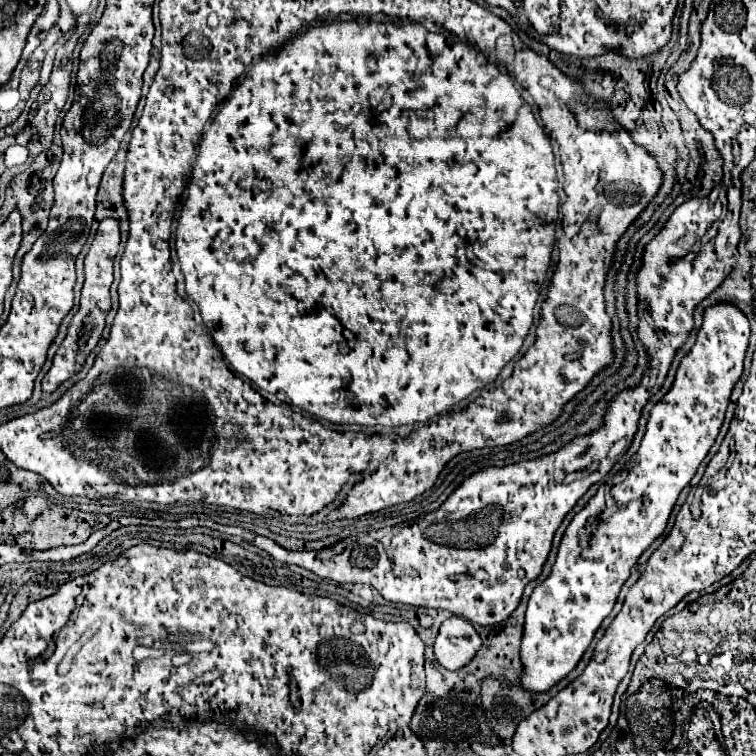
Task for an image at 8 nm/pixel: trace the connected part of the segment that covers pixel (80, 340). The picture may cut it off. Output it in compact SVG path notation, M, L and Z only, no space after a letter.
M105 218L99 222L99 230L95 234L95 240L91 242L91 248L85 256L85 284L81 290L81 306L79 312L73 316L71 324L69 324L69 332L65 336L65 340L61 342L53 364L49 368L49 372L45 374L45 378L41 380L43 392L55 392L59 388L59 384L63 384L67 378L75 376L81 366L85 364L85 358L91 354L91 350L97 346L97 342L101 340L101 332L105 328L105 318L107 312L111 310L111 294L109 288L113 284L113 258L119 250L119 222L115 218Z

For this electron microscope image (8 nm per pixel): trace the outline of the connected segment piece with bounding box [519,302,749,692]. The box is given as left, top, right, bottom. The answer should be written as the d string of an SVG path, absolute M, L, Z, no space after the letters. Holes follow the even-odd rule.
M719 302L707 308L705 322L697 330L695 344L683 356L671 390L651 408L647 420L647 432L641 440L637 454L627 462L627 470L621 470L617 476L613 476L611 484L609 482L601 484L597 494L569 522L563 540L559 544L557 560L551 568L551 574L533 590L525 612L525 626L521 638L523 674L519 678L525 690L547 692L577 666L577 662L589 648L597 628L601 626L603 618L611 614L619 590L629 578L629 572L635 566L637 558L645 552L645 548L653 544L655 538L663 534L679 492L691 482L699 464L703 462L703 458L707 456L709 448L713 446L719 434L731 390L743 372L747 342L749 342L749 320L735 304ZM609 496L613 504L617 504L619 508L609 510Z

